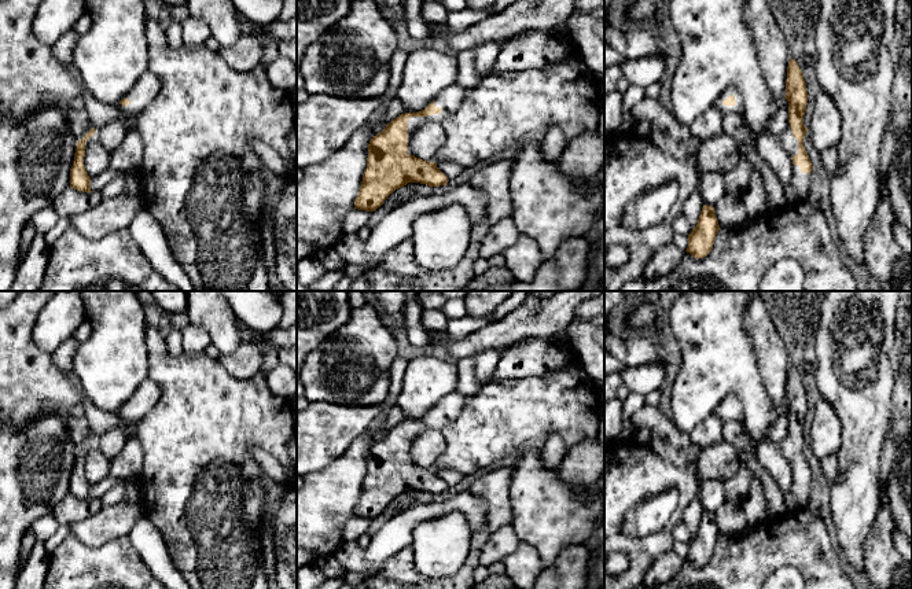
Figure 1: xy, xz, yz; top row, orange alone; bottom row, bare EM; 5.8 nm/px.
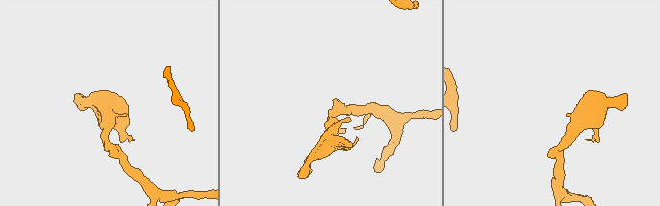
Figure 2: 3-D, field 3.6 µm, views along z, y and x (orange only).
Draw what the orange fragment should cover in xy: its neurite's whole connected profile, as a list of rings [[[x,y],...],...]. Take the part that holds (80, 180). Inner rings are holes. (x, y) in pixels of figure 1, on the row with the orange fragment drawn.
[[[92,128],[81,140],[78,140],[73,166],[70,169],[70,187],[82,192],[92,192],[91,177],[88,176],[84,166],[84,157],[85,157],[87,140],[93,135],[95,135],[95,128]]]

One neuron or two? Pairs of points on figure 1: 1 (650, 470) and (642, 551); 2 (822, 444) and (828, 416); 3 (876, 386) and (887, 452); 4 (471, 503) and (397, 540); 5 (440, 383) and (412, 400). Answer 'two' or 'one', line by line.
1: one
2: one
3: two
4: one
5: one

